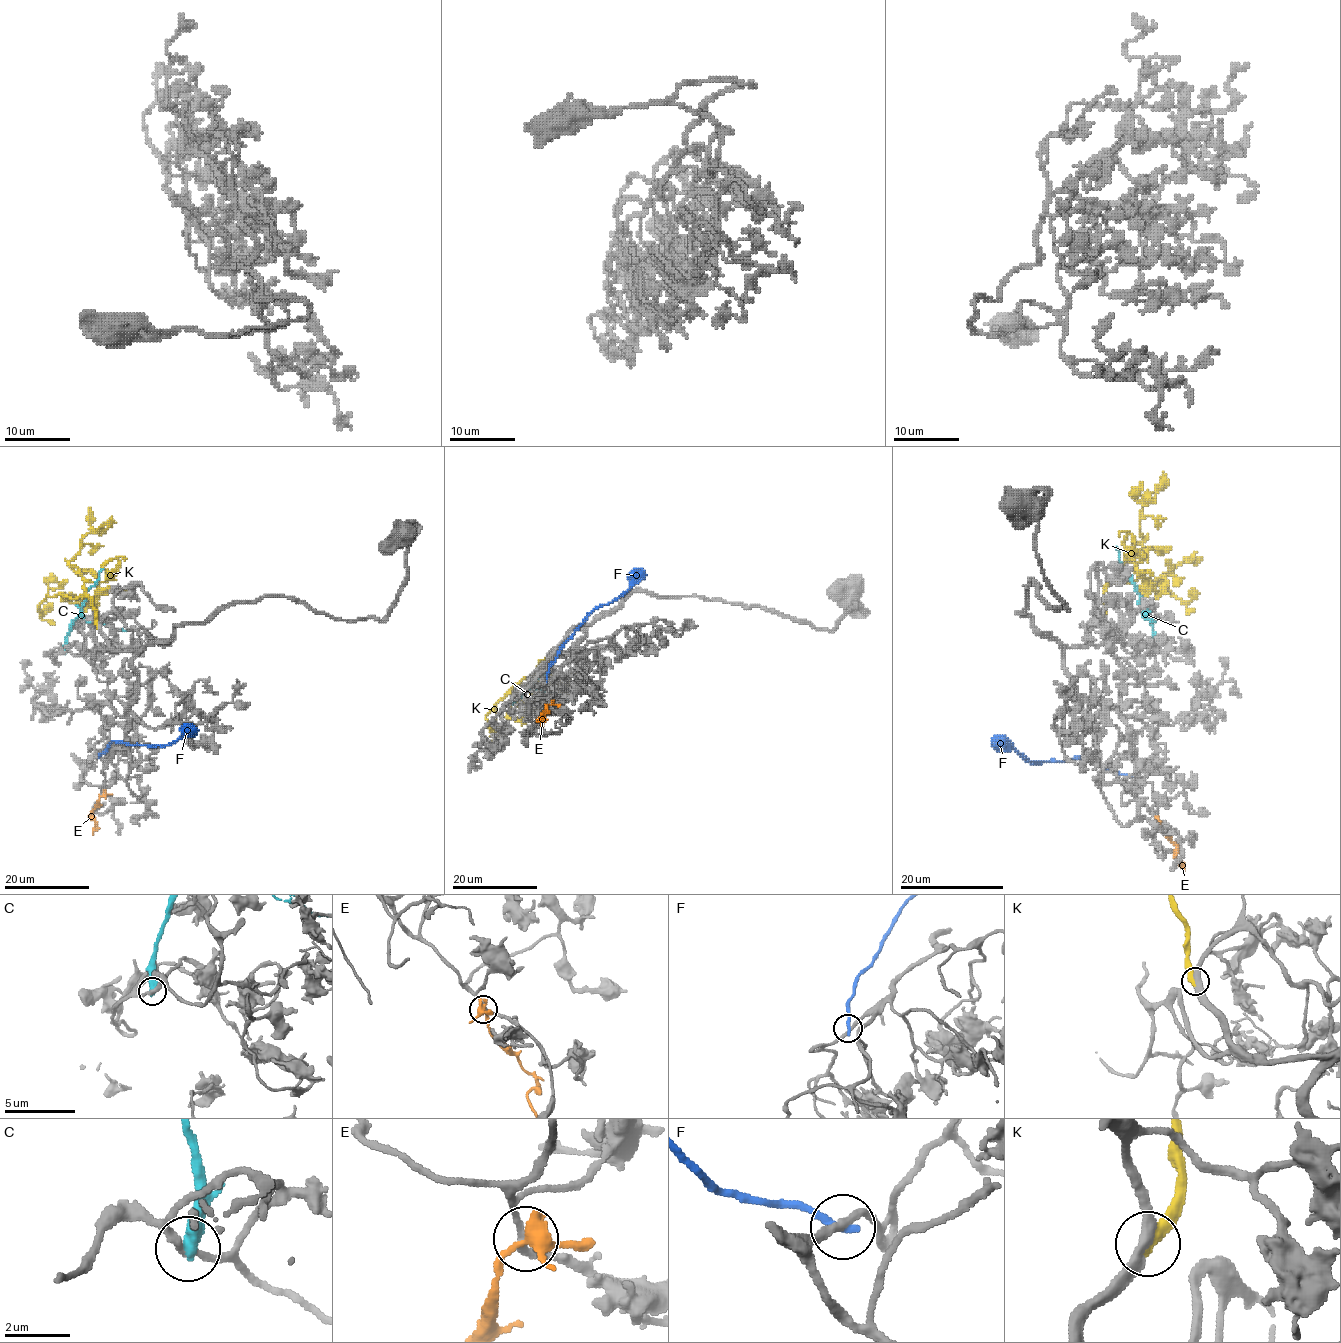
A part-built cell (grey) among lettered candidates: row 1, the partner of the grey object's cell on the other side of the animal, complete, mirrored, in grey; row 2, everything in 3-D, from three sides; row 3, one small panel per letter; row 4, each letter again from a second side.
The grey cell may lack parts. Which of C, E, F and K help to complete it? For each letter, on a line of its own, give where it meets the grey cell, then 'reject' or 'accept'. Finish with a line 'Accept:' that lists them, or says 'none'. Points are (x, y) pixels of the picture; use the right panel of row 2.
C: contact (1152, 648); reject
E: contact (1157, 820); reject
F: contact (1129, 777); reject
K: contact (1100, 618); accept
Accept: K

